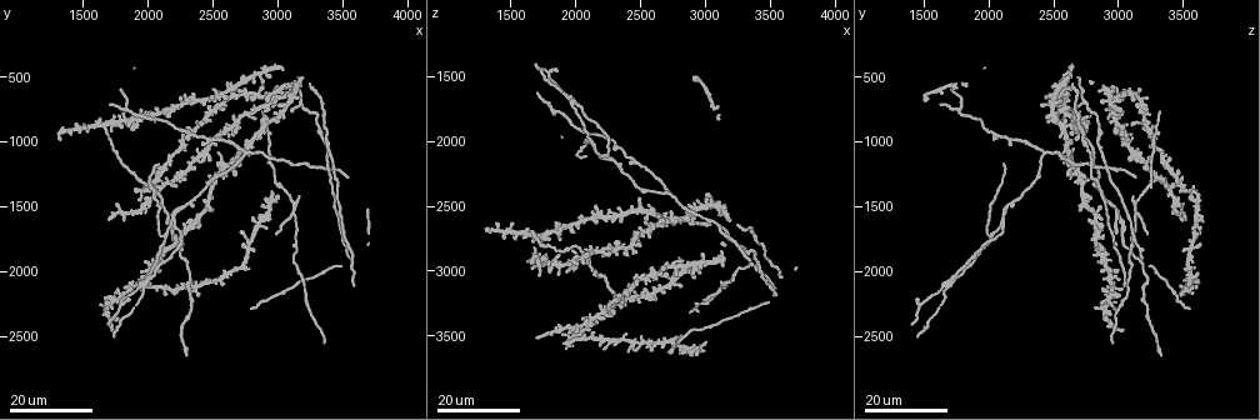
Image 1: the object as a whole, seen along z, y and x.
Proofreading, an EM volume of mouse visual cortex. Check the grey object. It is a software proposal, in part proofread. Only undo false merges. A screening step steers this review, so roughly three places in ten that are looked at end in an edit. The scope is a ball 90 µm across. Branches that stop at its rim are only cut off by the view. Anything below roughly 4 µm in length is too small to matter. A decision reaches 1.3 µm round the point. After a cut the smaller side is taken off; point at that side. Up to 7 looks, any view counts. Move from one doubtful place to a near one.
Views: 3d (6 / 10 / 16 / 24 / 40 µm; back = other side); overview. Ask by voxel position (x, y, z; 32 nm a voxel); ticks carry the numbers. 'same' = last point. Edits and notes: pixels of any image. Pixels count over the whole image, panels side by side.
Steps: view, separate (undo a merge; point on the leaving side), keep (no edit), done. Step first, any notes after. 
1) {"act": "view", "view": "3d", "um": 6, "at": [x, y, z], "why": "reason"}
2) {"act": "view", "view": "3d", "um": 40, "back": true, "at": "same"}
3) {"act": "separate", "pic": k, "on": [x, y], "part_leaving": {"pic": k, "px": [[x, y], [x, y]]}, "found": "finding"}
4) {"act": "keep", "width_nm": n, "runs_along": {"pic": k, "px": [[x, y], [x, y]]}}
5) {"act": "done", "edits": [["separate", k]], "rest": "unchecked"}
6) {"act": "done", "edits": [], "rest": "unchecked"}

{"act": "view", "view": "3d", "um": 24, "at": [3360, 1200, 2900], "why": "two arms in line, one across"}

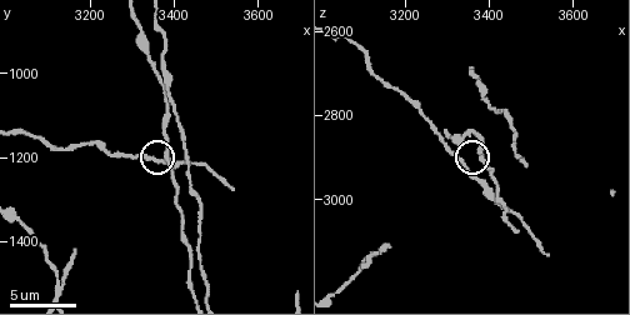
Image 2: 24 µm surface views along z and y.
{"act": "view", "view": "3d", "um": 6, "at": [3380, 1200, 2900]}

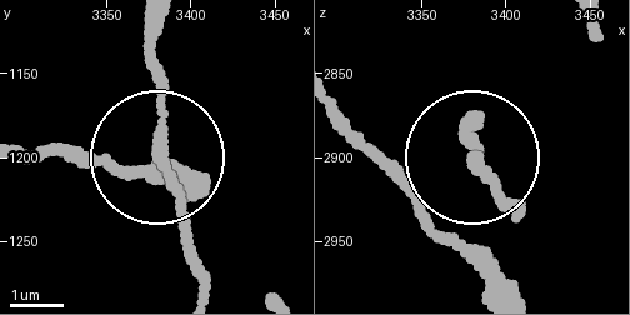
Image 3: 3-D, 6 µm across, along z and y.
{"act": "keep", "runs_along": {"pic": 3, "px": [[473, 116], [473, 158], [513, 211]]}, "found": "all the same neuron"}

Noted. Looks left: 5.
{"act": "view", "view": "3d", "um": 16, "at": [3140, 1540, 3160], "why": "branch point"}

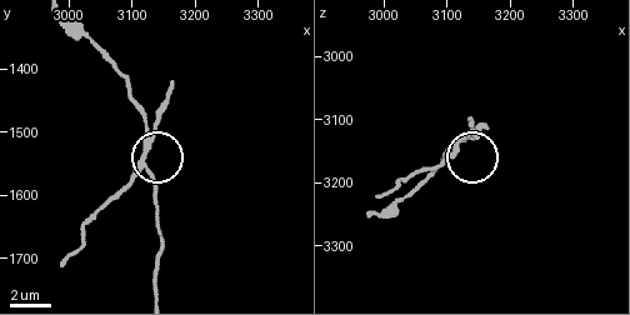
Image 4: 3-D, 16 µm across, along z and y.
{"act": "view", "view": "3d", "um": 10, "at": [3110, 1555, 3145]}

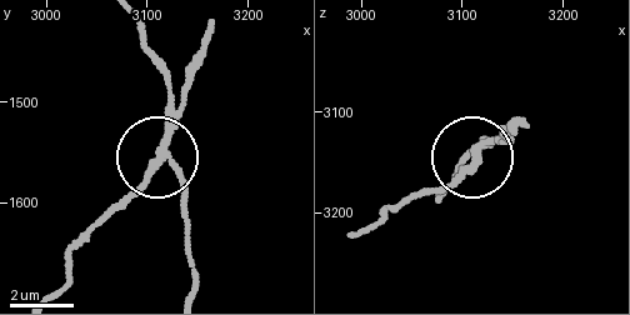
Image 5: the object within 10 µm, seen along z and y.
{"act": "separate", "pic": 5, "on": [153, 160], "width_nm": 210, "part_leaving": {"pic": 5, "px": [[171, 129], [155, 166], [74, 246], [58, 288]]}, "found": "two neurons meet here"}

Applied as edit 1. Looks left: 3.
{"act": "view", "view": "3d", "um": 16, "at": [2120, 1740, 2020], "why": "branch point"}

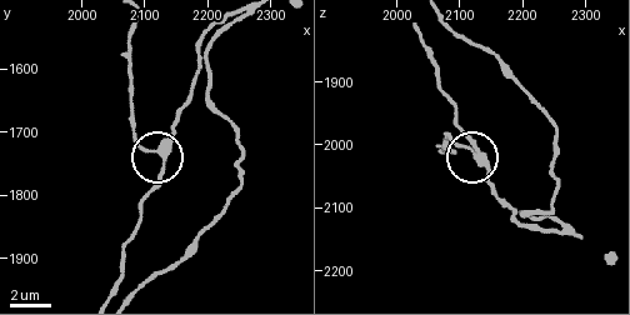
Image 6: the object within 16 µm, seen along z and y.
{"act": "view", "view": "3d", "um": 10, "at": [2125, 1735, 2005], "why": "closer look"}

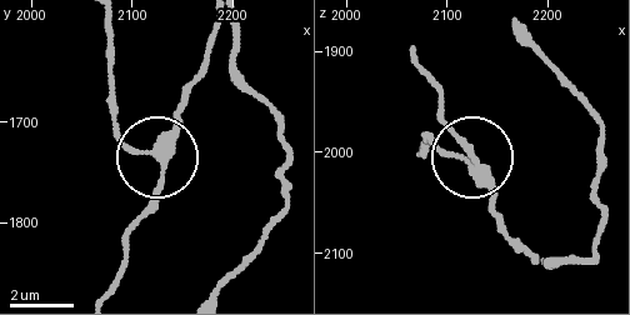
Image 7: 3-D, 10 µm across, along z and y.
{"act": "keep", "width_nm": 260, "found": "all the same neuron"}

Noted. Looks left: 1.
{"act": "done", "edits": [["separate", 5]], "rest": "unchecked"}

